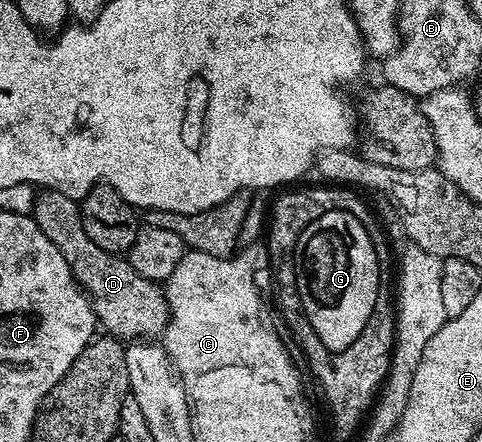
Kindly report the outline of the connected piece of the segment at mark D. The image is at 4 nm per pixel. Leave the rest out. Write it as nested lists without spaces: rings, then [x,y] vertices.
[[[42,189],[37,192],[32,214],[36,225],[40,225],[40,233],[44,233],[44,237],[60,249],[64,261],[68,261],[74,280],[94,307],[95,320],[106,326],[107,336],[119,341],[146,341],[165,332],[166,323],[170,320],[165,290],[152,280],[140,277],[140,273],[132,269],[129,258],[109,255],[92,242],[92,237],[84,233],[82,208],[75,200]]]

